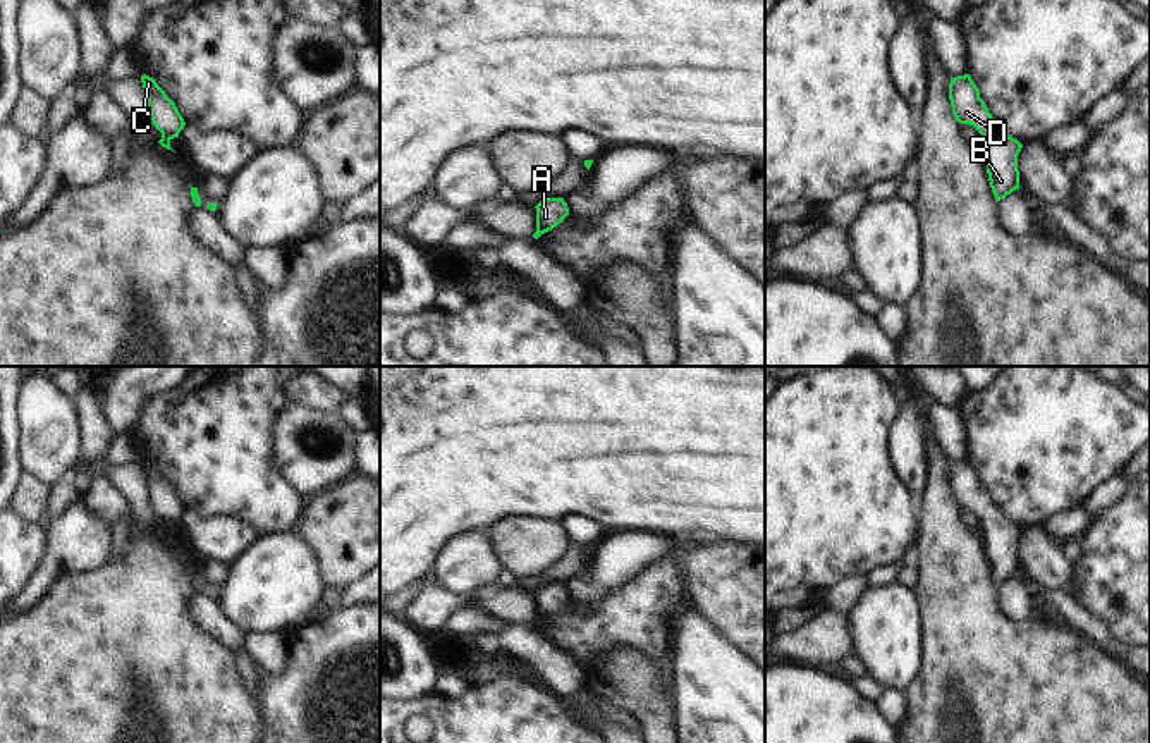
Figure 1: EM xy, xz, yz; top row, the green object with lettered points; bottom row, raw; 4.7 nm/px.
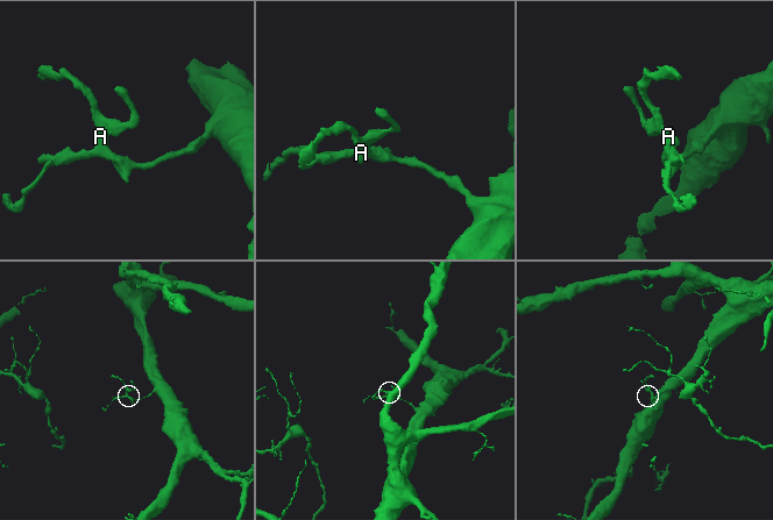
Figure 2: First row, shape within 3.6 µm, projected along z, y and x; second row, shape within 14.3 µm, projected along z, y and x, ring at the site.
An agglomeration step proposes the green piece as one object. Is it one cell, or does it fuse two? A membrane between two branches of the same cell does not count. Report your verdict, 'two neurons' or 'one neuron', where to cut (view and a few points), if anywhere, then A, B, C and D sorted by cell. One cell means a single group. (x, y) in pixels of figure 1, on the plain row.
one neuron; cut none; groups A B C D

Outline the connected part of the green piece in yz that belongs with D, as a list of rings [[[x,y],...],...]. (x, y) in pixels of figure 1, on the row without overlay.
[[[970,459],[951,464],[949,485],[956,506],[982,519],[992,578],[997,586],[1004,585],[1019,574],[1018,540],[1023,530],[997,509]]]

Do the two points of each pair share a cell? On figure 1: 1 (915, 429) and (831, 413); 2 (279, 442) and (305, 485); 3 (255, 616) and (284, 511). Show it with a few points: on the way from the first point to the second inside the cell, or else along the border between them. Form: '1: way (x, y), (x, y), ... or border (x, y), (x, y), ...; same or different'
1: border (905, 405), (889, 435), (889, 461), (893, 466); different
2: way (289, 453), (305, 468), (305, 475); same
3: border (293, 530), (258, 537); different

